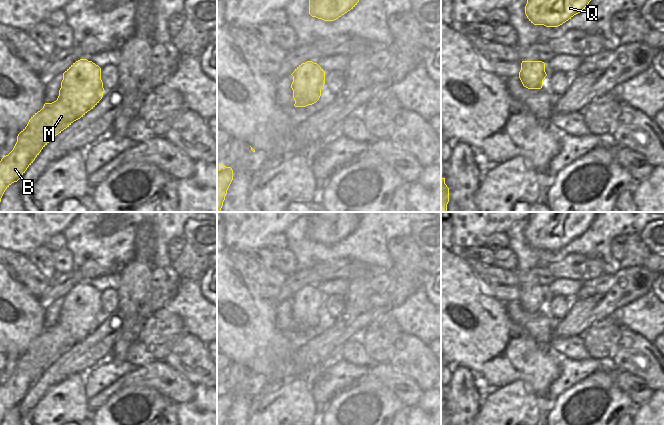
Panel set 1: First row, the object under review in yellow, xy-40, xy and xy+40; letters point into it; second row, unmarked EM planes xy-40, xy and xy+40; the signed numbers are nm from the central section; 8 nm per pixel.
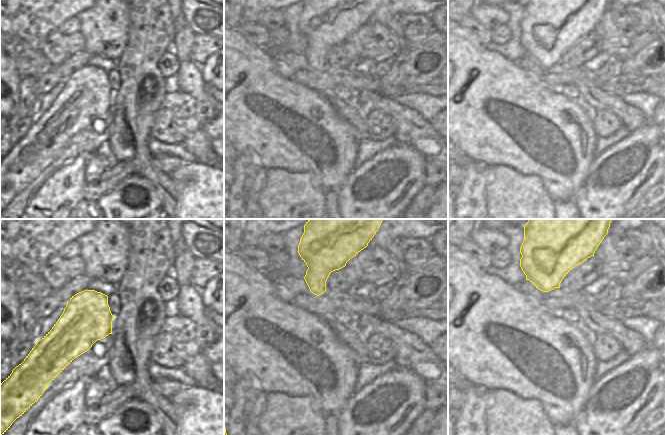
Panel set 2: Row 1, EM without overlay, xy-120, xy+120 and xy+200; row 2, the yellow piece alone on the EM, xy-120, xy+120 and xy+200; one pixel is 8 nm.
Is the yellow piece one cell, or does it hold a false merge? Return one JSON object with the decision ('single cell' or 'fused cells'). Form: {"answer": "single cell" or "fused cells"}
{"answer": "fused cells"}

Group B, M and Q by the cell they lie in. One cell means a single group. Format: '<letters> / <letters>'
B M / Q

